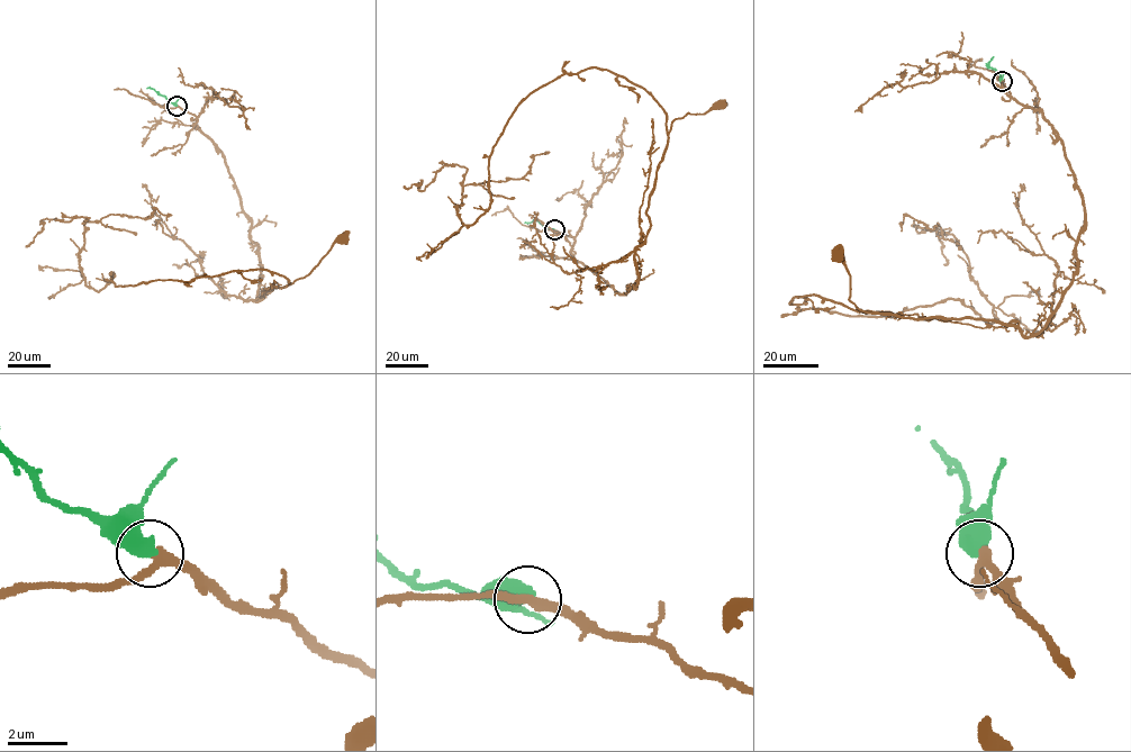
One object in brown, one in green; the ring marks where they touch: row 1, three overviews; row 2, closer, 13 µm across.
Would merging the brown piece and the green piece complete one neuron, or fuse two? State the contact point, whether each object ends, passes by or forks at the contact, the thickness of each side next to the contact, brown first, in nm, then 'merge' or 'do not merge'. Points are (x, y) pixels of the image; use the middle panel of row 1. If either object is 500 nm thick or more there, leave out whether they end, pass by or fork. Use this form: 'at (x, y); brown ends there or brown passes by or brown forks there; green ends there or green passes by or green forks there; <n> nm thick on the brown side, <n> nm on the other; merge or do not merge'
at (554, 229); 280 nm thick on the brown side, 550 nm on the other; merge

